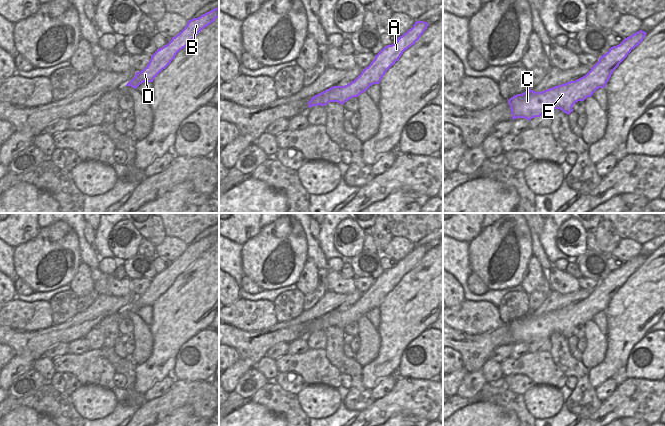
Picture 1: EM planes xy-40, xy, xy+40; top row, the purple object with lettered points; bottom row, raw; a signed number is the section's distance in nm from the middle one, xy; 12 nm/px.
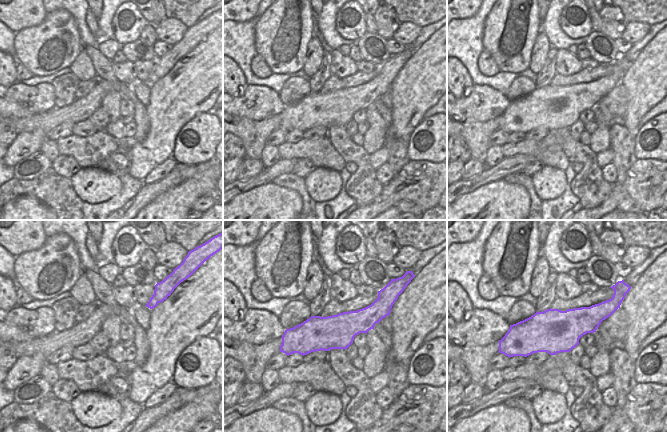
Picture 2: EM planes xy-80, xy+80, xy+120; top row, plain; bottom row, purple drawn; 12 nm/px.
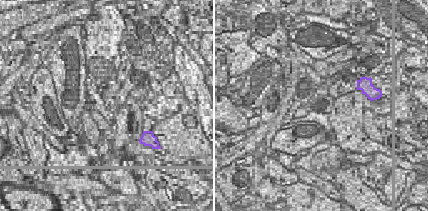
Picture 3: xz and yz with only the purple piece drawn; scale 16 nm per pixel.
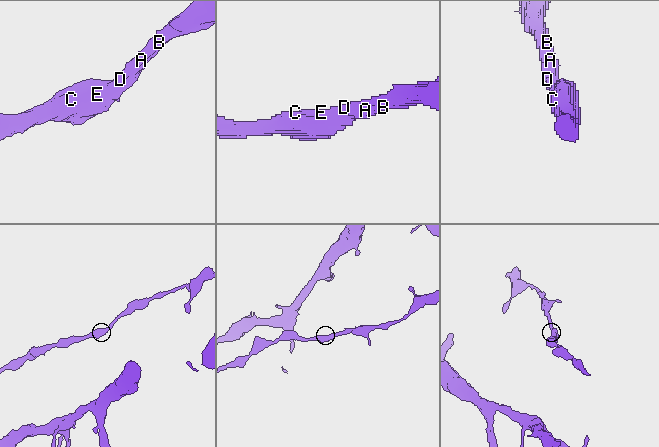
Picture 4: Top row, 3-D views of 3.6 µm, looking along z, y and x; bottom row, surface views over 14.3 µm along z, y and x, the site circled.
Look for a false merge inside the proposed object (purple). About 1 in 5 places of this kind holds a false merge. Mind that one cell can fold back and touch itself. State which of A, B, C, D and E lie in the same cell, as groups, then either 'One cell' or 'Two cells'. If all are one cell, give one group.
Groups: A B C D E. One cell.

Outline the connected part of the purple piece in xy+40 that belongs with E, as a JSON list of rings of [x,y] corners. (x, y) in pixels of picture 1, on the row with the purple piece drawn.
[[[640,30],[624,40],[617,46],[599,58],[599,61],[583,77],[565,84],[549,88],[542,92],[531,89],[522,94],[517,94],[508,100],[512,119],[525,118],[531,120],[543,114],[550,114],[553,109],[560,109],[566,114],[573,112],[573,105],[578,101],[584,101],[593,93],[604,88],[614,70],[638,46],[646,36],[646,32]]]

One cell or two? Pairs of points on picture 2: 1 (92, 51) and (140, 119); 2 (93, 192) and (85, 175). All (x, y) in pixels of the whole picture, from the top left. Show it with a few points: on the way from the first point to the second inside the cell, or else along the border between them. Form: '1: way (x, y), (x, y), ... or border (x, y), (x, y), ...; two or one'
1: way (104, 68), (136, 102); one
2: way (93, 187), (93, 181), (90, 180); one

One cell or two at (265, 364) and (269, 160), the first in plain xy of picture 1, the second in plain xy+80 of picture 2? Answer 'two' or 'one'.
one

